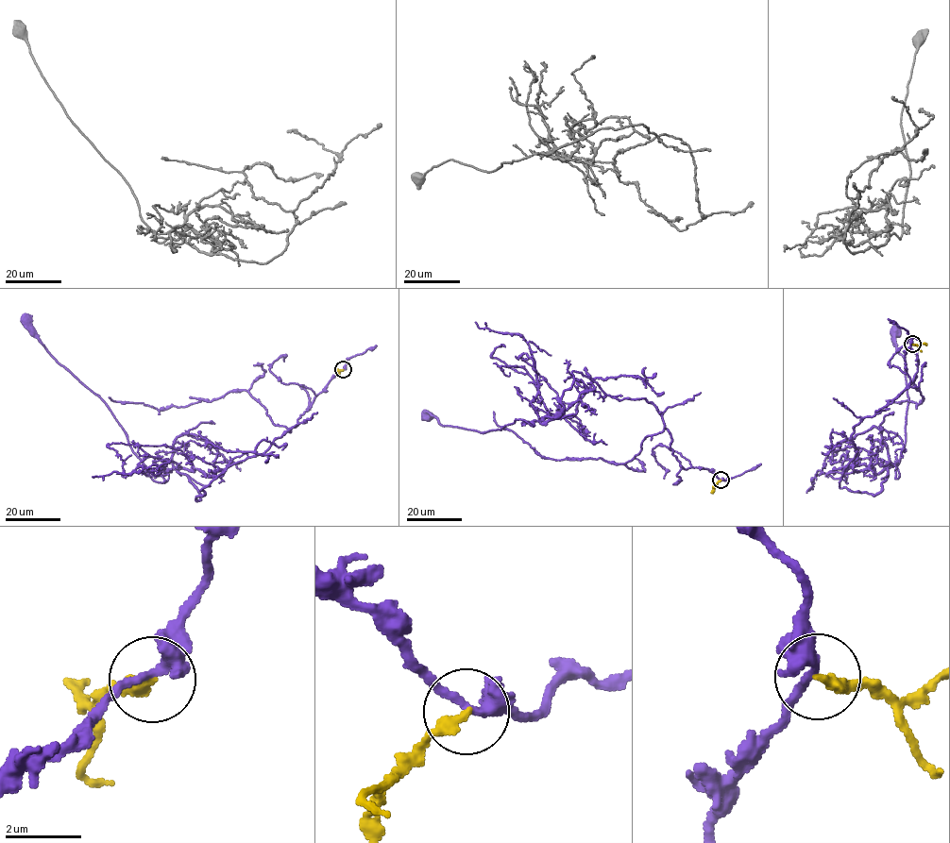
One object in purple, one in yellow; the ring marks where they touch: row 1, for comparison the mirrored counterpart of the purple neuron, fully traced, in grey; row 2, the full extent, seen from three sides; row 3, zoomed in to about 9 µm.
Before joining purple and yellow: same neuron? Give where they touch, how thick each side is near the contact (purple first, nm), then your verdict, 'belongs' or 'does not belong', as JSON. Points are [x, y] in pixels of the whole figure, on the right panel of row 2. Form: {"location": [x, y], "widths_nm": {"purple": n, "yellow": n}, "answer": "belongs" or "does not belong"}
{"location": [912, 344], "widths_nm": {"purple": 260, "yellow": 300}, "answer": "does not belong"}

